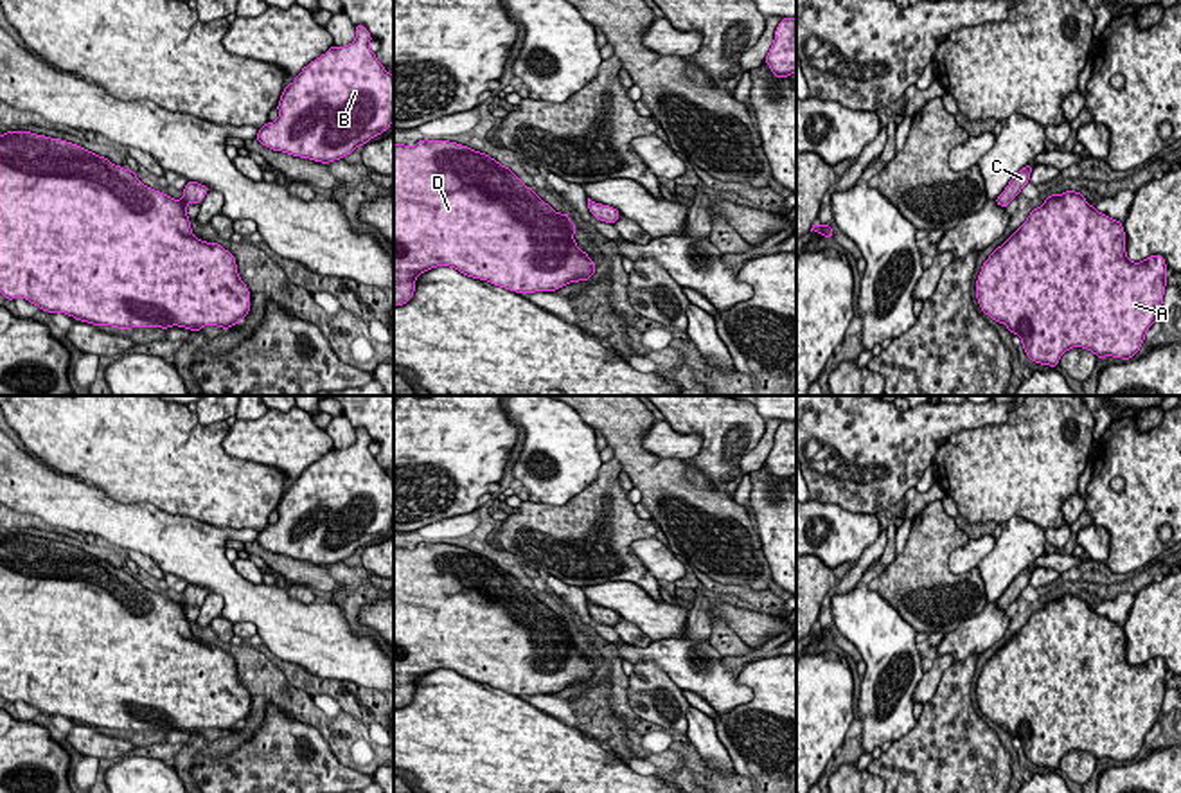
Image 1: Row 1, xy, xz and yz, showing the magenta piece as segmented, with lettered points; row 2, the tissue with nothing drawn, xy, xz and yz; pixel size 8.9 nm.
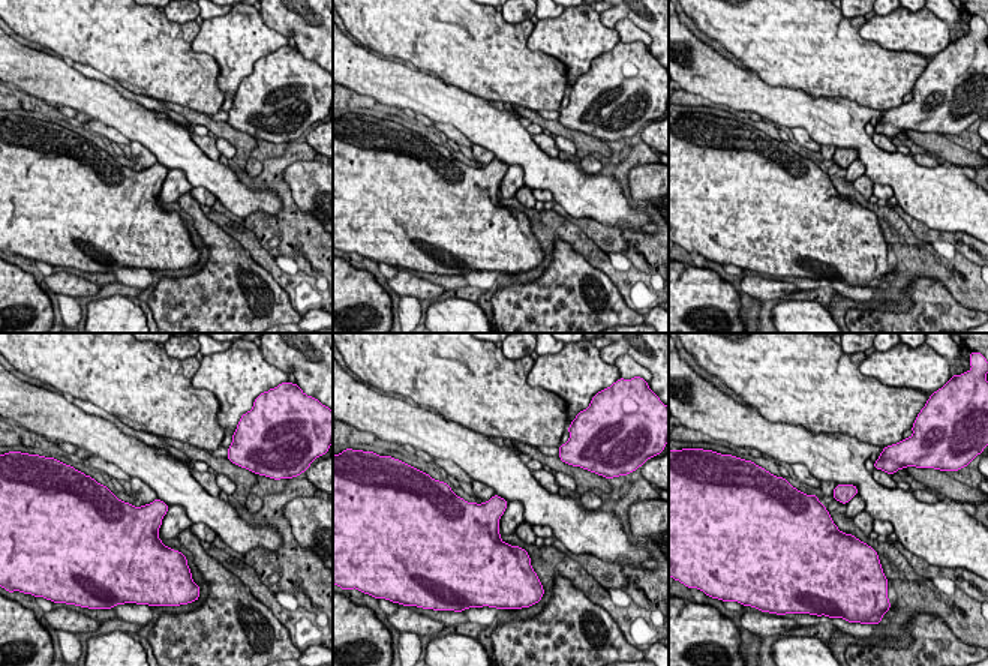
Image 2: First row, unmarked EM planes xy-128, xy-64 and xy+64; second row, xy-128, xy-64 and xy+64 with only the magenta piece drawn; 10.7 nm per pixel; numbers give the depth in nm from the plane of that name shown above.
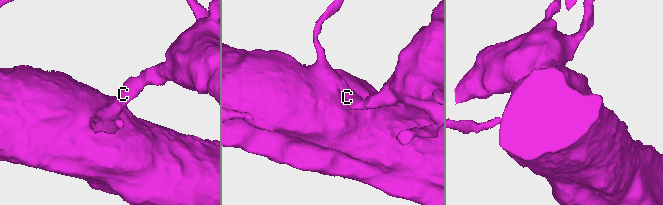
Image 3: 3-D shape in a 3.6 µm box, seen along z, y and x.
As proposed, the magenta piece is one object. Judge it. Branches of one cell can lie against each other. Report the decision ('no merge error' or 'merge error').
no merge error

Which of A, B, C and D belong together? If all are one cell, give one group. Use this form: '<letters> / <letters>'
A B C D

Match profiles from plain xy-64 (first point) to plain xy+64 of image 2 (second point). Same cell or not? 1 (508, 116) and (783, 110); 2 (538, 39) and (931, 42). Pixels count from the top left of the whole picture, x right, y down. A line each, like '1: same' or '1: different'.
1: same
2: same

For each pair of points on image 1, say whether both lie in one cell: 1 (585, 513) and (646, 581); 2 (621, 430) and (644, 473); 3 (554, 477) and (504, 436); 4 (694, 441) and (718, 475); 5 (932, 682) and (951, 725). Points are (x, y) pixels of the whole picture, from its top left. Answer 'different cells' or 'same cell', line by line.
1: same cell
2: same cell
3: different cells
4: different cells
5: different cells

